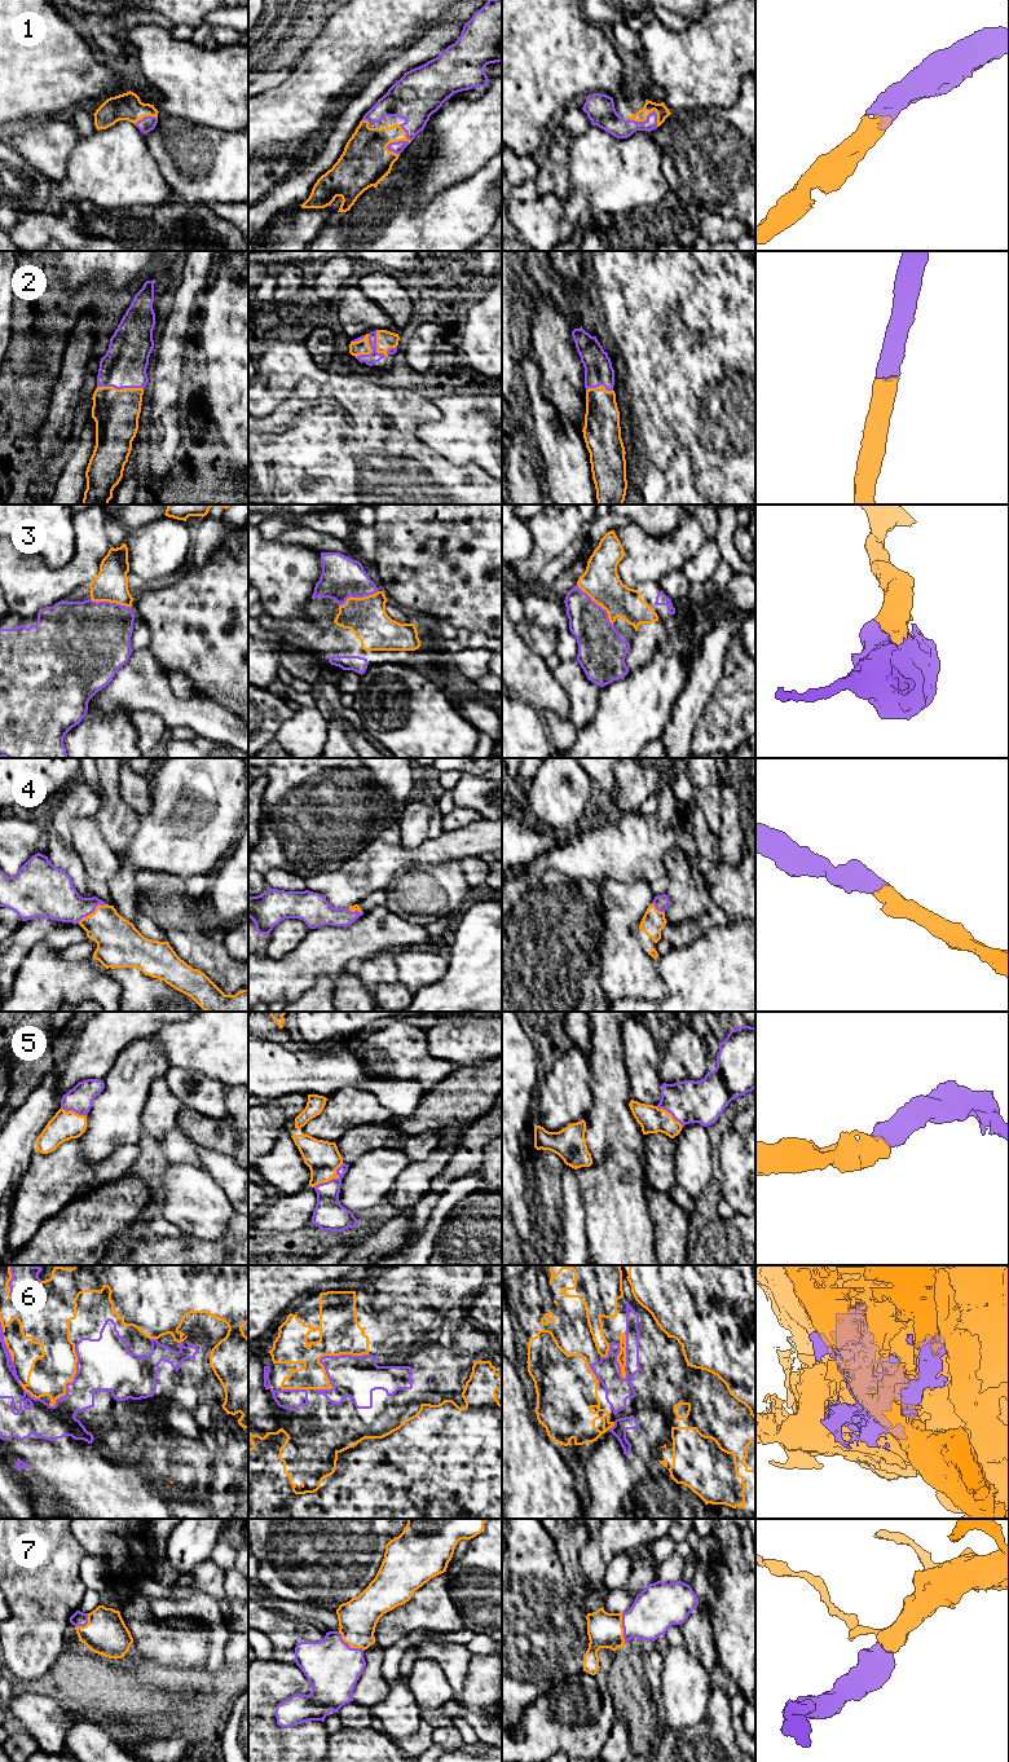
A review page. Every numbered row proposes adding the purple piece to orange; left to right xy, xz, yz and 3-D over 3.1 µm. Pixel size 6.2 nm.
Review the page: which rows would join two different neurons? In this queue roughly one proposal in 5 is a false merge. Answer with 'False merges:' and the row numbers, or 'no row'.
False merges: no row

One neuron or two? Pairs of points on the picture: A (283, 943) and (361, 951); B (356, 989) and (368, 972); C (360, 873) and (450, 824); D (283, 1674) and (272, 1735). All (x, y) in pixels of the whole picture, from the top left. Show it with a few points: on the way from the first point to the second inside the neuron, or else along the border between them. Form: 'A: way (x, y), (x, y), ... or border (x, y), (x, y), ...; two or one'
A: border (311, 929), (286, 955), (278, 959), (268, 956); two
B: border (356, 973), (370, 990); two
C: border (474, 822), (444, 831); two
D: way (268, 1690), (267, 1719); one

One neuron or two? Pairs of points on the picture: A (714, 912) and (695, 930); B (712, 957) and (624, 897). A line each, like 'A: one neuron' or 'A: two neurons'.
A: one neuron
B: two neurons

